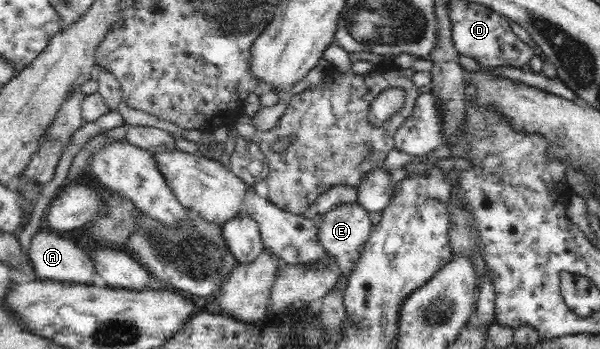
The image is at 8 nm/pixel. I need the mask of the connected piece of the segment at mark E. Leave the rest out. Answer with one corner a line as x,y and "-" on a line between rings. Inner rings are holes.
357,201
341,202
322,216
316,240
324,252
338,258
342,271
349,270
357,262
372,229
369,214

